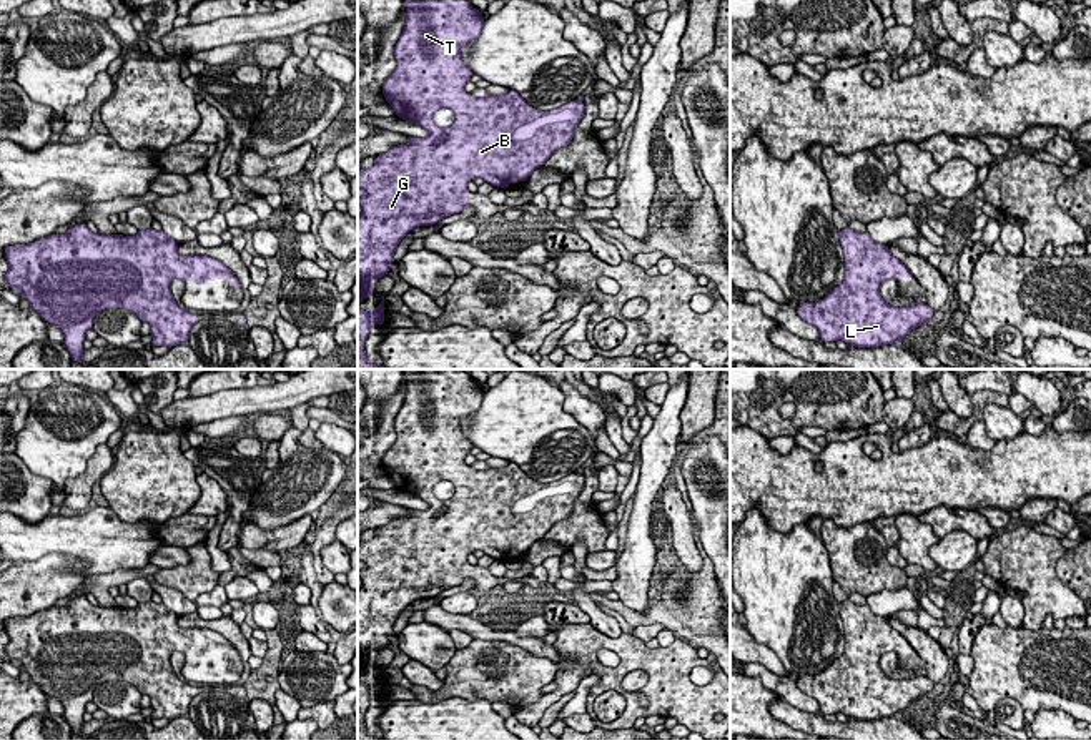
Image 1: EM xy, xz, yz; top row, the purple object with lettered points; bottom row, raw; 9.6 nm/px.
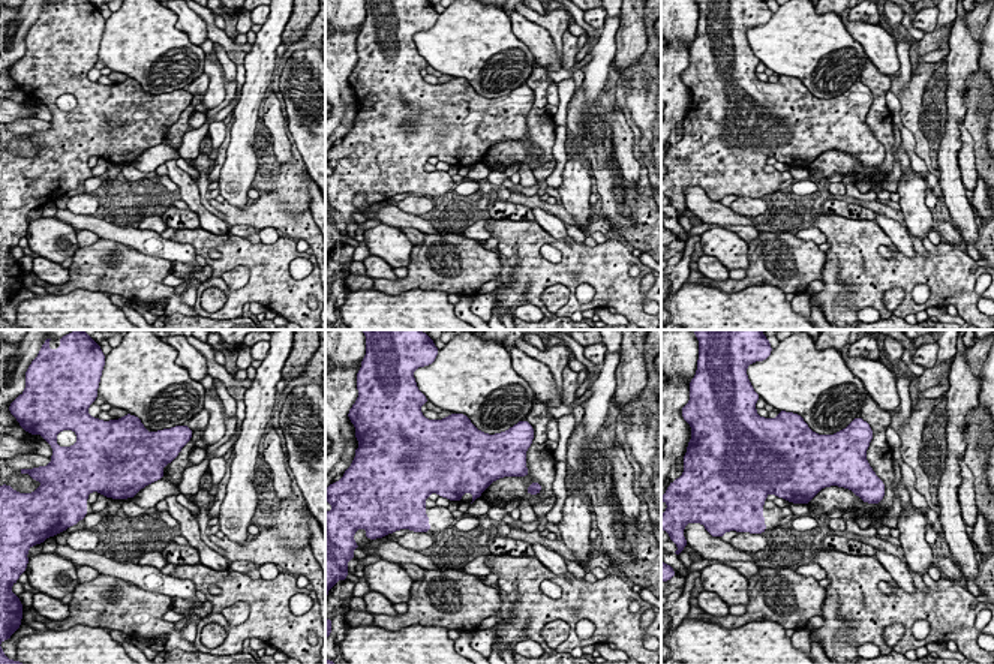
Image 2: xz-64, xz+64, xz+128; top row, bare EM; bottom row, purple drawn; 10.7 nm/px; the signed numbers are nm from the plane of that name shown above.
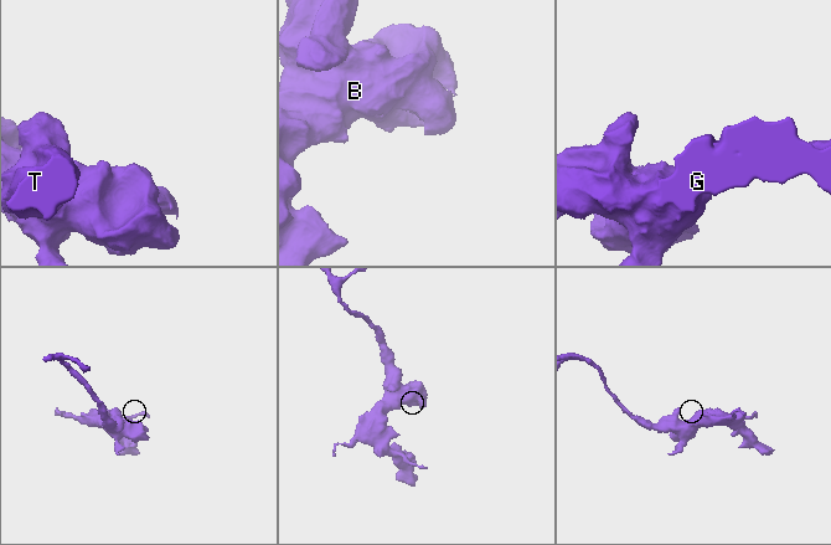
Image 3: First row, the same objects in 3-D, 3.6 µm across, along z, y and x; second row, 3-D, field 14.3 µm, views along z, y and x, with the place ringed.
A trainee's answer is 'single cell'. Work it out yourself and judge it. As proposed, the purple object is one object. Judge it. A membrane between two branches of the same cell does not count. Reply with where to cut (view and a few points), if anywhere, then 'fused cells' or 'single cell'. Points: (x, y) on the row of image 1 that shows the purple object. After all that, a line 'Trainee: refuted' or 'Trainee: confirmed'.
no cut; single cell
Trainee: confirmed

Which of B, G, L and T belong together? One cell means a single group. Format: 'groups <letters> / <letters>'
groups B G L T

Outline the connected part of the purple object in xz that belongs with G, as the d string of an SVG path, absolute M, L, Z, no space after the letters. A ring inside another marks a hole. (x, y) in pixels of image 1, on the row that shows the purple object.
M404 0L404 7L407 20L394 48L396 68L383 83L383 95L396 116L422 126L427 136L409 136L407 145L396 145L378 155L369 170L358 171L358 188L366 191L358 196L358 304L374 294L373 284L389 273L394 251L409 231L471 208L467 183L474 178L497 188L509 188L512 178L524 183L554 151L572 141L585 111L580 98L541 111L516 90L472 96L464 85L474 72L461 50L481 37L482 13L469 0ZM441 108L454 113L451 126L434 123L434 113Z

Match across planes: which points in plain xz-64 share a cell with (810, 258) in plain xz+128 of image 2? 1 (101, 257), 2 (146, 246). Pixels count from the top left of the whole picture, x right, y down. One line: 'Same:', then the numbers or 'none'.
Same: 1

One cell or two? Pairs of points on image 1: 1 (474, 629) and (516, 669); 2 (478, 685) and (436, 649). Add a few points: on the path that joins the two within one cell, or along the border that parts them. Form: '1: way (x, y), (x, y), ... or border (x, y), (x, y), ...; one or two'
1: border (474, 637), (509, 642), (524, 651); two
2: border (456, 649), (446, 667); two

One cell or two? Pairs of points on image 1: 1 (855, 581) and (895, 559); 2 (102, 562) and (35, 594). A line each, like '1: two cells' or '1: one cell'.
1: two cells
2: two cells

